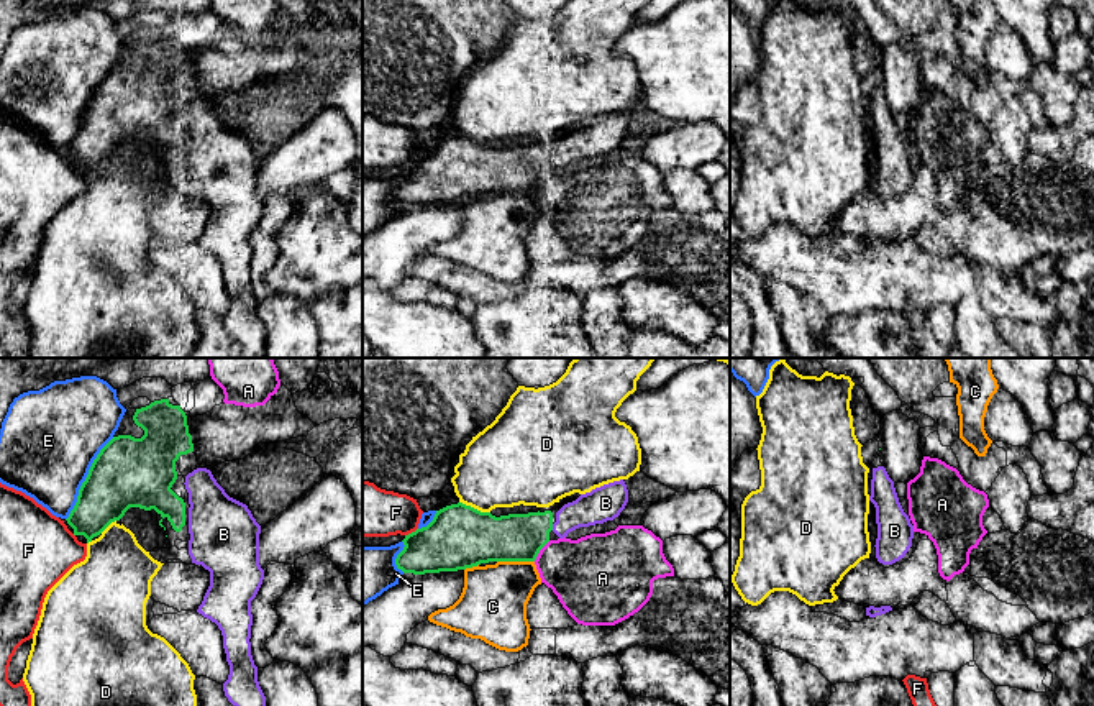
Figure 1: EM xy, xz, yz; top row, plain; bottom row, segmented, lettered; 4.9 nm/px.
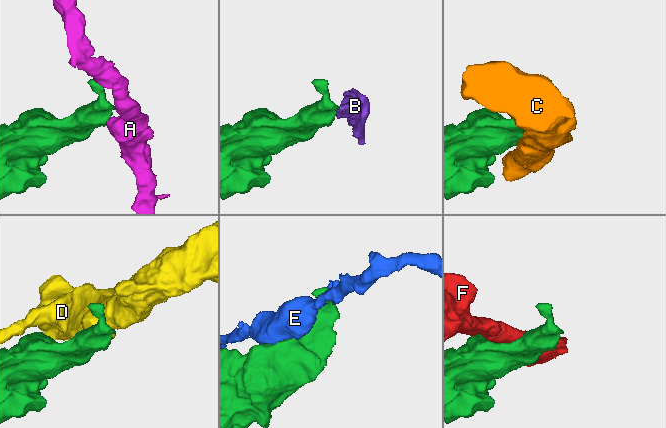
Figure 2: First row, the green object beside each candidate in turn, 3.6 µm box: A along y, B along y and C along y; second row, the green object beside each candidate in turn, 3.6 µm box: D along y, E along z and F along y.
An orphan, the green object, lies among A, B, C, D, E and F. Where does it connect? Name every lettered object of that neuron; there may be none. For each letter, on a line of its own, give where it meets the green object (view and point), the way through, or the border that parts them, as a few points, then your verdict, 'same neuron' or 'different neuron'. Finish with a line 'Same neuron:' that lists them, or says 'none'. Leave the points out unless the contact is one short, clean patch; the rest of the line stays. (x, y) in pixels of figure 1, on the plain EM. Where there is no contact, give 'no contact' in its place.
A: xz (540, 181) | different neuron
B: xz (551, 160) | same neuron
C: xz (515, 192) | different neuron
D: xz (473, 140) | different neuron
E: xy (86, 110) | different neuron
F: xz (412, 165) | different neuron
Same neuron: B

